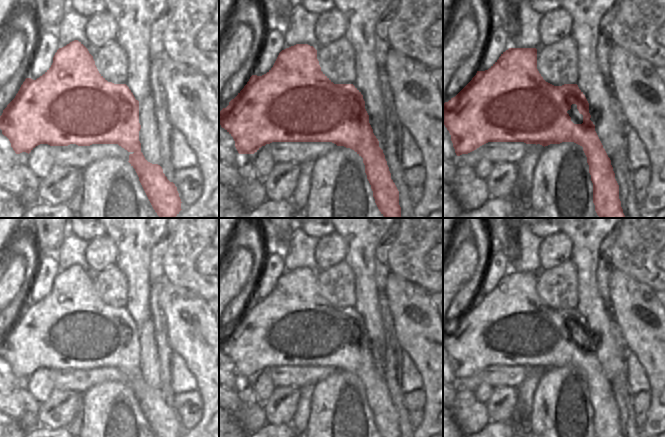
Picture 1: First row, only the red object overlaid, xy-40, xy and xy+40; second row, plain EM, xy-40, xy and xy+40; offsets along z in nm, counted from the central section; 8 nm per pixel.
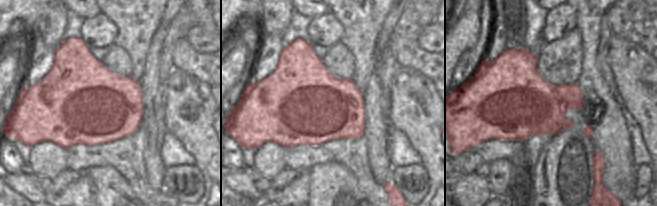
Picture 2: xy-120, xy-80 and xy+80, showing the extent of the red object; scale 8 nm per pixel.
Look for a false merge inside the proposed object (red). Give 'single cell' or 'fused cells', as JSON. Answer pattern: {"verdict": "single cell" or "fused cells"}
{"verdict": "fused cells"}

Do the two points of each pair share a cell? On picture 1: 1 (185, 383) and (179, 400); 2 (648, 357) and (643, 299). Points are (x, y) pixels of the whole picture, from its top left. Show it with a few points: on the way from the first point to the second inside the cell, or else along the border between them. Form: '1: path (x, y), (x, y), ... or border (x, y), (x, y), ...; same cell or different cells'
1: border (196, 389), (181, 391), (175, 394); different cells
2: path (648, 343), (648, 330), (645, 325), (644, 313); same cell

